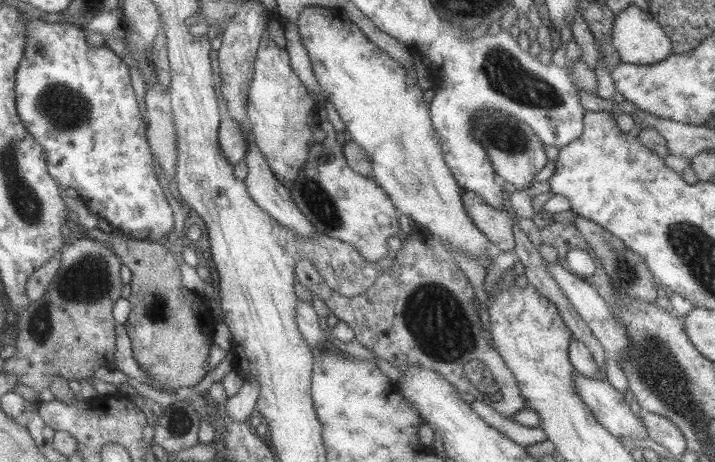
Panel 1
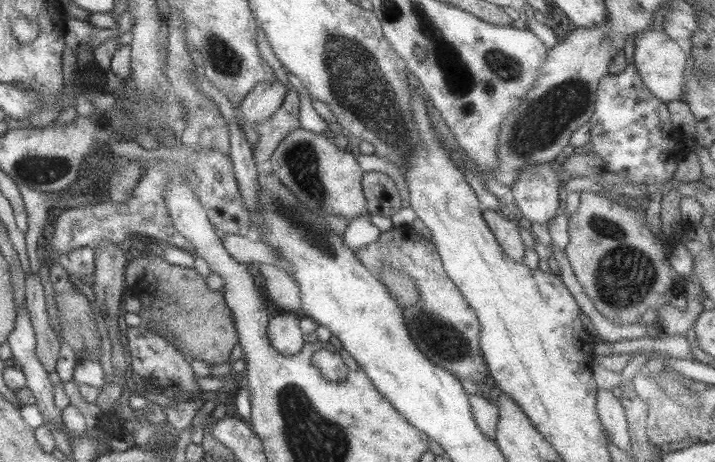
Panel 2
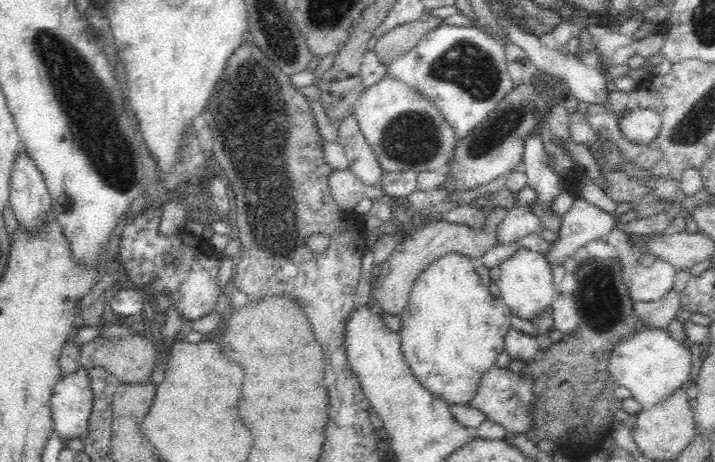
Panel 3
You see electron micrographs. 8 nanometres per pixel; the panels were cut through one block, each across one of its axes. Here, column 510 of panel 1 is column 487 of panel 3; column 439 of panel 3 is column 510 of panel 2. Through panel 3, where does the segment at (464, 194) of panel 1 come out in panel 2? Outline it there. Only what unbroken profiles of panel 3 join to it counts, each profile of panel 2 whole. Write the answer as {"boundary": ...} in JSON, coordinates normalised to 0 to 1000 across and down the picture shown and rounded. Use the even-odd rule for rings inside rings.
{"boundary":[[[687,455],[676,457],[674,472],[691,506],[703,545],[715,563],[730,567],[734,537],[724,500],[727,483],[719,472],[709,474],[703,463]]]}

